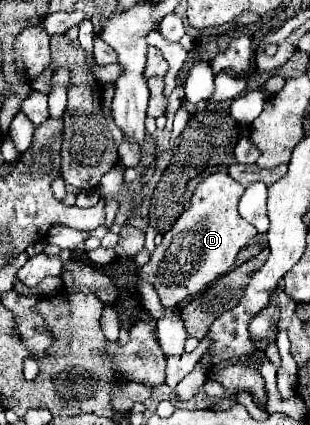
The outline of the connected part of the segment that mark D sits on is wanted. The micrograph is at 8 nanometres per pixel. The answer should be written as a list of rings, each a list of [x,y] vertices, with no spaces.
[[[227,172],[209,174],[201,180],[191,196],[191,204],[175,220],[175,226],[163,234],[163,242],[153,250],[151,260],[139,270],[139,278],[149,282],[165,308],[177,306],[181,300],[195,296],[205,286],[227,274],[243,246],[257,234],[255,226],[237,212],[243,186]]]

